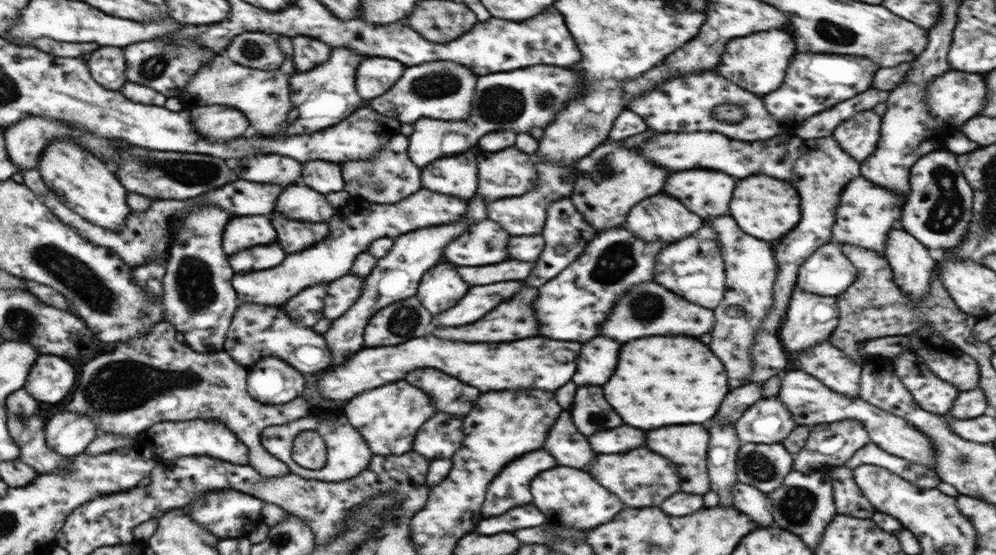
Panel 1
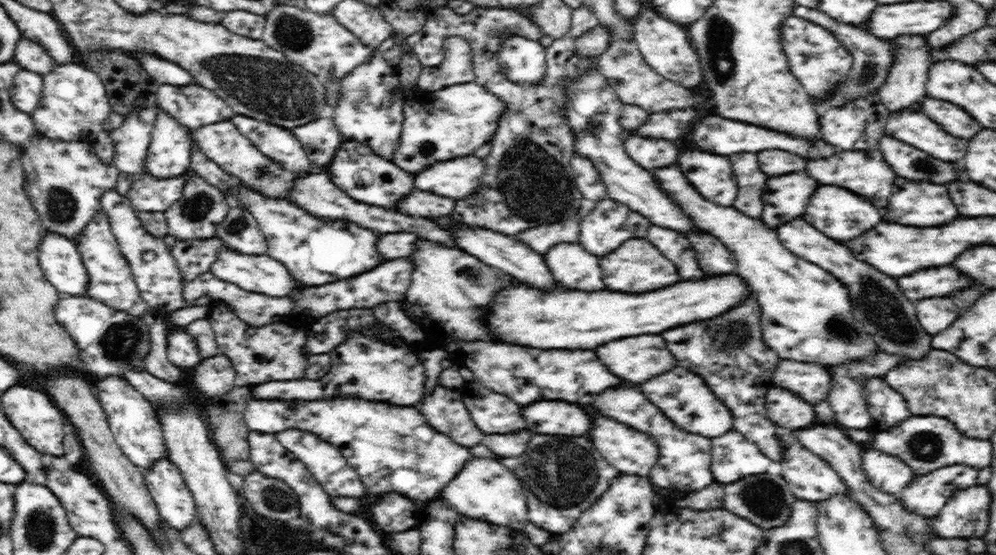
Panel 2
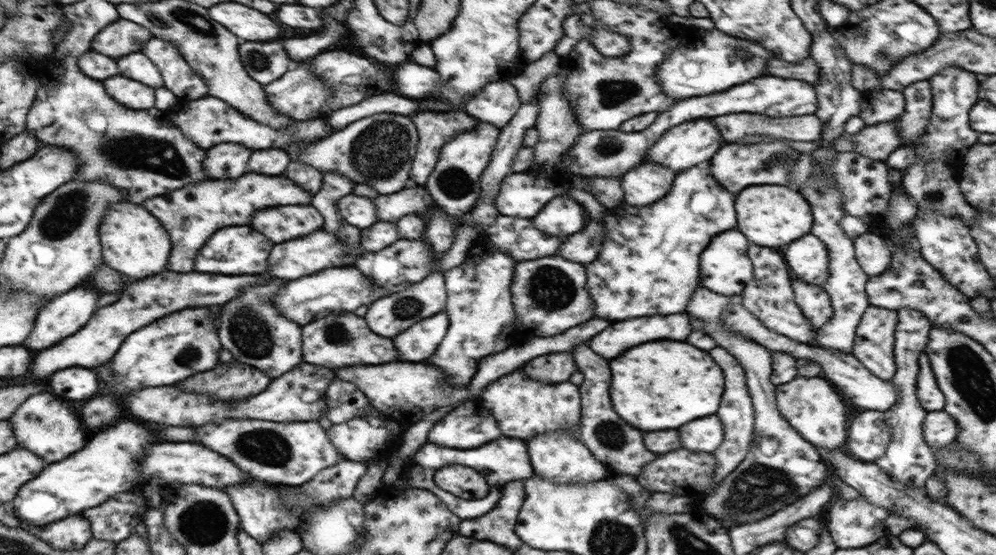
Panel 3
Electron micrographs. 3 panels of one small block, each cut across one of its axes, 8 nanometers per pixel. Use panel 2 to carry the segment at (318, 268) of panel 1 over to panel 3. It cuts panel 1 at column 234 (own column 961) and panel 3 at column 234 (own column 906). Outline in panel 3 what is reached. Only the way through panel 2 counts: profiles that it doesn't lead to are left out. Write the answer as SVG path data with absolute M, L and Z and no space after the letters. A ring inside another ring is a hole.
M166 270L166 274L156 274L153 277L135 280L132 284L127 284L124 294L120 294L119 300L115 304L98 309L95 316L90 318L83 329L65 338L66 342L60 341L58 346L52 346L50 350L38 350L33 353L34 376L46 378L46 376L54 374L56 370L72 368L72 366L96 368L96 366L112 360L112 356L116 354L120 344L124 344L122 340L128 334L136 332L138 328L144 328L146 324L158 320L170 312L188 308L188 306L226 304L232 298L240 296L242 290L256 286L258 282L262 282L260 274L258 276L254 276L254 274L222 276L222 274L198 274L198 272L178 274L178 272L168 272L168 270Z

